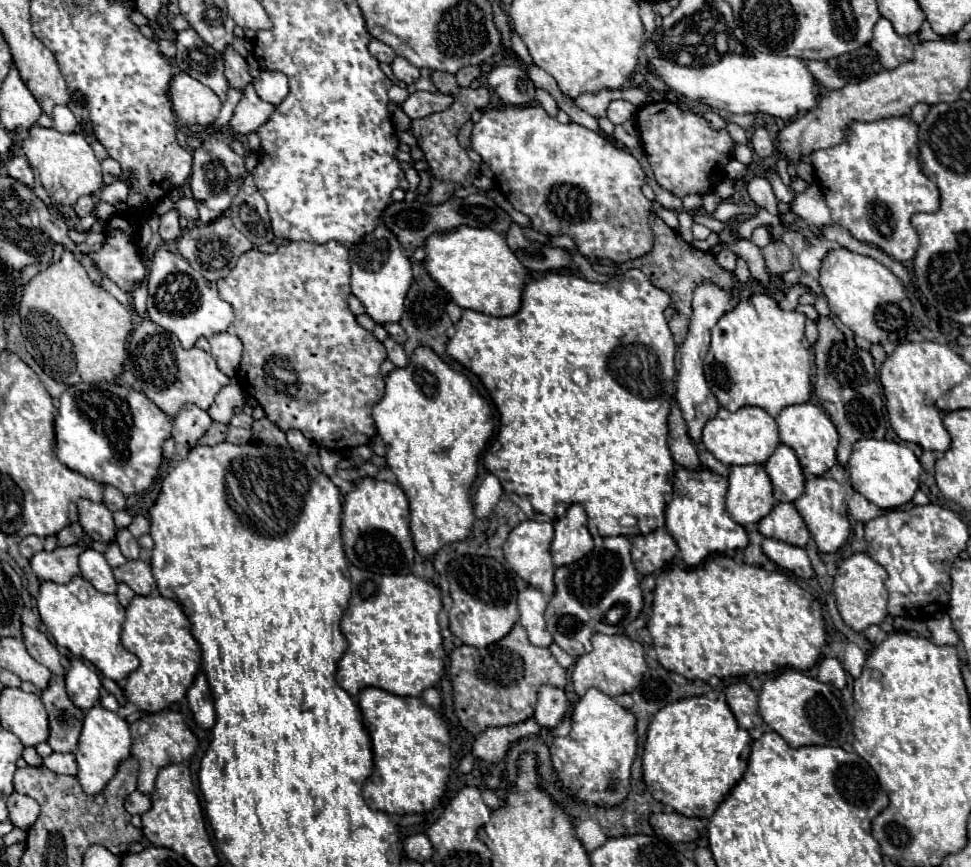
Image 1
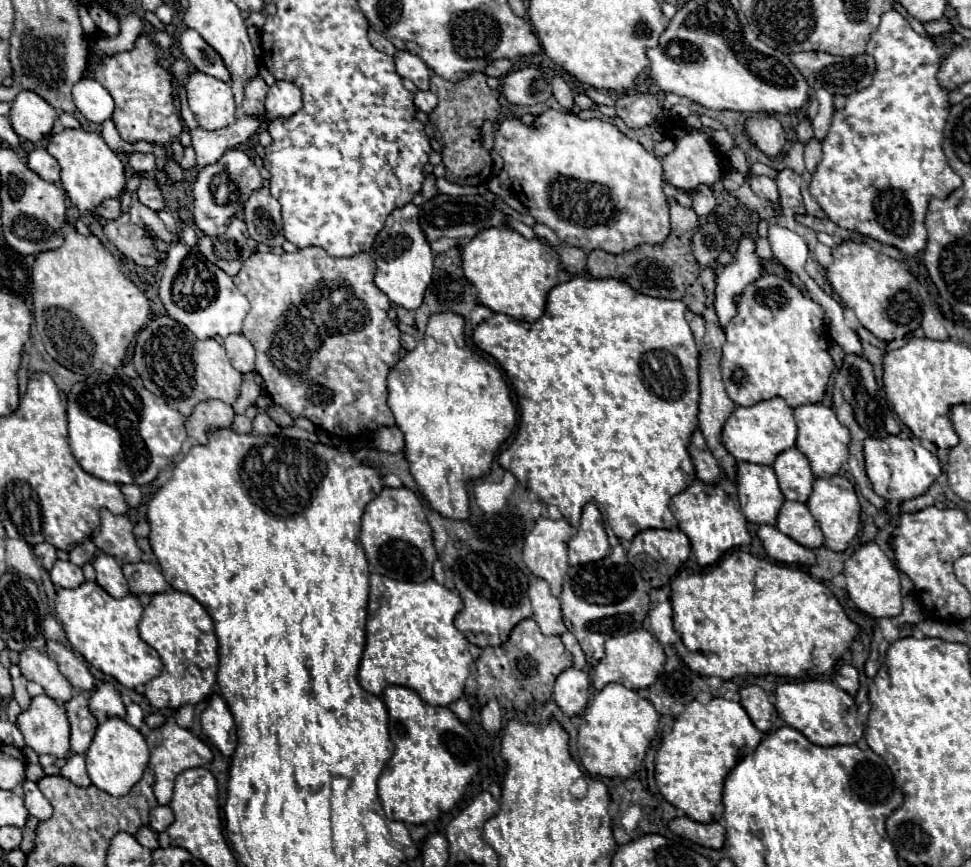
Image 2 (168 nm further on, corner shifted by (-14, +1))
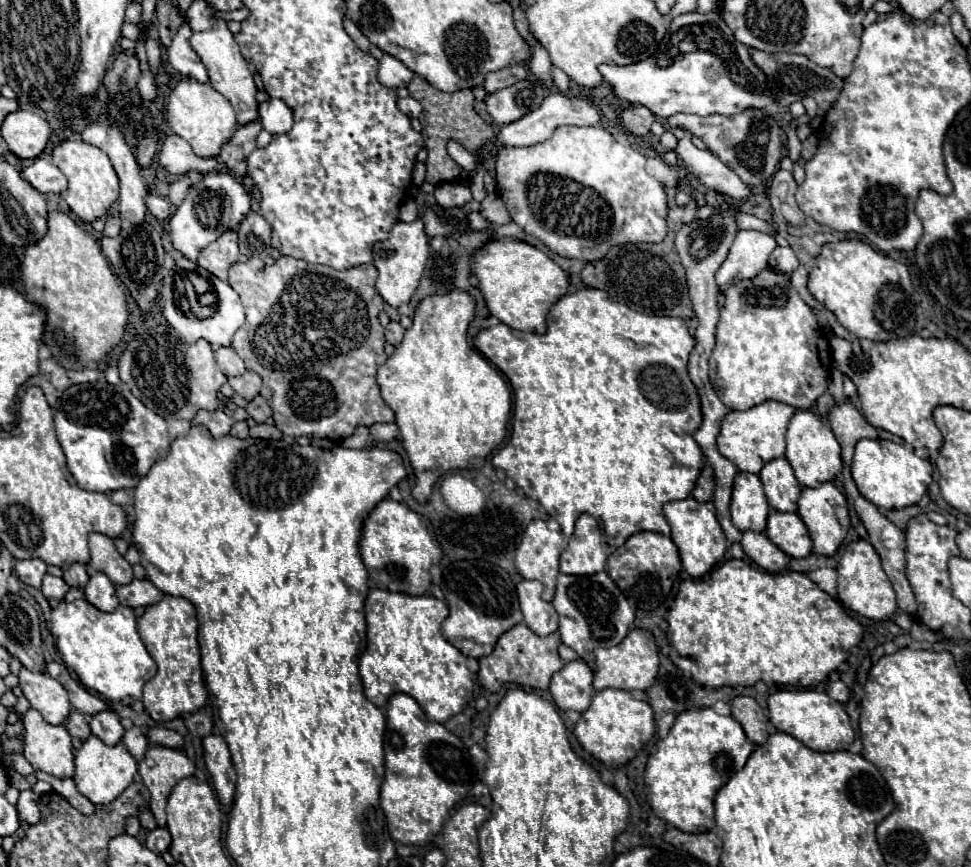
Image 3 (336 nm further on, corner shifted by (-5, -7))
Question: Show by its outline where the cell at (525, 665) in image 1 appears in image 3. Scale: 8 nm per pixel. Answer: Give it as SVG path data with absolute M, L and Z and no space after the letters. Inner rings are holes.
M519 623L499 637L491 655L479 659L481 669L477 673L477 679L487 691L499 691L503 683L519 683L523 689L547 689L551 675L563 667L557 647L559 633L539 637L525 623Z

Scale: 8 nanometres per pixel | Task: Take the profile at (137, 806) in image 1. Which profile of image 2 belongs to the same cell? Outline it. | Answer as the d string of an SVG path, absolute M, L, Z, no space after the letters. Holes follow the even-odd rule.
M156 805L156 809L152 809L150 813L150 827L160 833L160 831L166 831L166 827L172 823L174 819L174 813L168 805Z

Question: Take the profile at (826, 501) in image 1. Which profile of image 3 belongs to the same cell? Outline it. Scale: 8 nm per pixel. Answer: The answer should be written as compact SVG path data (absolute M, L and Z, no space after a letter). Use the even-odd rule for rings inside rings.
M823 483L817 489L803 489L801 497L797 501L797 513L803 519L809 537L813 541L813 553L823 555L823 557L831 557L835 555L835 551L839 549L841 541L847 535L849 529L849 509L847 509L847 499L845 495L833 485L833 483Z

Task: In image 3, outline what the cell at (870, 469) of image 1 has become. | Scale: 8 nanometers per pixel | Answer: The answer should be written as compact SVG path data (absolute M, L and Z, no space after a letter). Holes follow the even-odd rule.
M863 439L855 445L851 475L859 493L873 505L885 509L903 509L919 503L931 483L933 465L917 457L911 449L883 439Z

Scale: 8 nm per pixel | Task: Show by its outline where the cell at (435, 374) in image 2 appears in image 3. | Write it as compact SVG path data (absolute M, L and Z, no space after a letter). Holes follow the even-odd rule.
M453 289L445 295L425 297L415 309L413 325L405 331L403 341L377 371L381 395L395 411L395 423L399 425L403 447L417 477L413 497L419 503L427 501L433 483L445 471L465 469L473 457L487 457L505 437L505 427L511 411L511 395L497 369L479 353L479 349L467 341L467 329L473 319L475 299L467 291Z

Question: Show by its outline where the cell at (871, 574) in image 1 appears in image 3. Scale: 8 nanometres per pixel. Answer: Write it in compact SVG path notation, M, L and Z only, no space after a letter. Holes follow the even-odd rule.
M859 539L853 541L845 547L845 553L837 565L837 573L839 573L839 585L837 585L837 595L841 599L841 603L863 615L869 619L885 619L891 617L897 609L897 601L895 601L895 591L881 567L879 561L879 553L875 551L875 547L867 541L867 539Z

